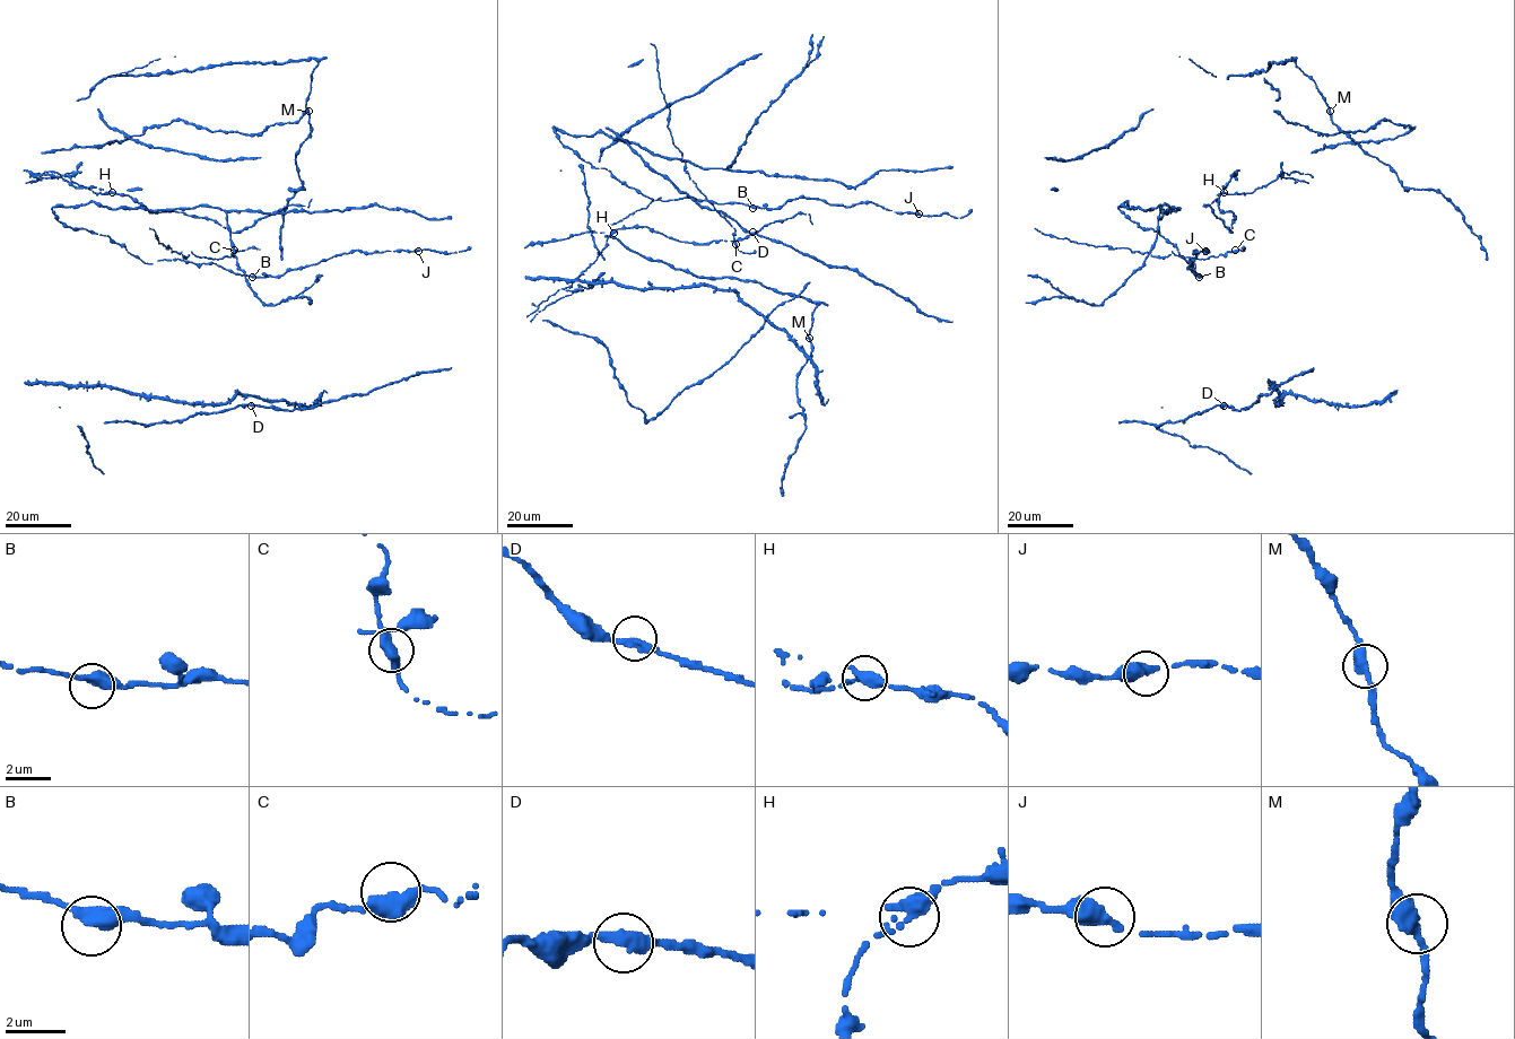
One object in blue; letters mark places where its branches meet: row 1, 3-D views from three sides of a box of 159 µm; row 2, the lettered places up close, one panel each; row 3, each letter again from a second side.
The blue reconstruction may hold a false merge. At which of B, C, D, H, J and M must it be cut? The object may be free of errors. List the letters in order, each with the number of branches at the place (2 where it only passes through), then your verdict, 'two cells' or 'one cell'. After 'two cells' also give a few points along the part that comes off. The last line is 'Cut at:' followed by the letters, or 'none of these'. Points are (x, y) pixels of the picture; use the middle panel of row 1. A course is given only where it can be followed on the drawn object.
B: 2 branches meet; one cell
C: 2 branches meet; one cell
D: 2 branches meet; one cell
H: 2 branches meet; two cells; foreign part runs (614, 233), (595, 261), (564, 289), (574, 290), (573, 293), (547, 305), (530, 321)
J: 2 branches meet; one cell
M: 2 branches meet; one cell
Cut at: H

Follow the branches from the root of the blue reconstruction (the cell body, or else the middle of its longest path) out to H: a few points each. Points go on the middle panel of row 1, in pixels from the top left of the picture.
H: (582, 272), (593, 263), (606, 246), (608, 236), (614, 233)

